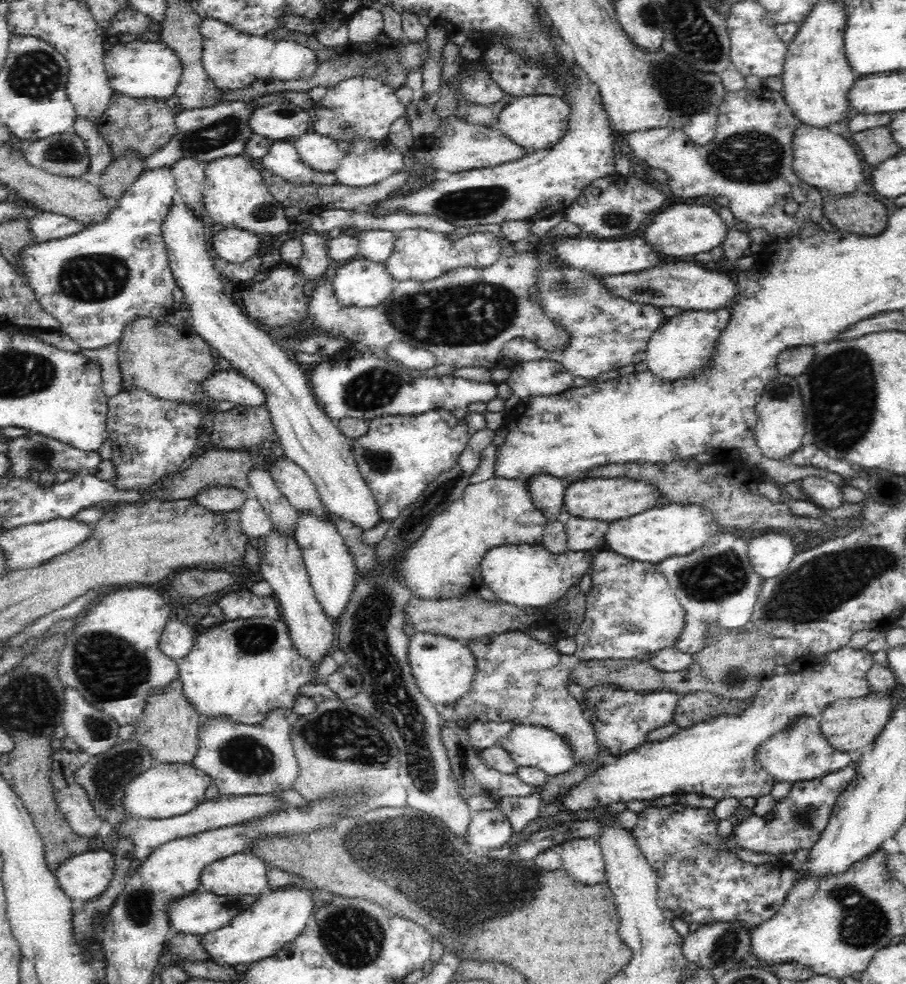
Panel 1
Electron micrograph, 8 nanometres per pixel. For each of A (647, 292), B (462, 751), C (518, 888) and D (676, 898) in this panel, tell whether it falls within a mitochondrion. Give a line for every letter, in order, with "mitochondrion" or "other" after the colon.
A: mitochondrion
B: other
C: mitochondrion
D: other

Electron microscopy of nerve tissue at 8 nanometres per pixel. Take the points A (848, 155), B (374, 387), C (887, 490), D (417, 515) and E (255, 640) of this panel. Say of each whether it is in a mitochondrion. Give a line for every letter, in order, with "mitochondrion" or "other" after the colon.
A: other
B: mitochondrion
C: other
D: mitochondrion
E: mitochondrion

